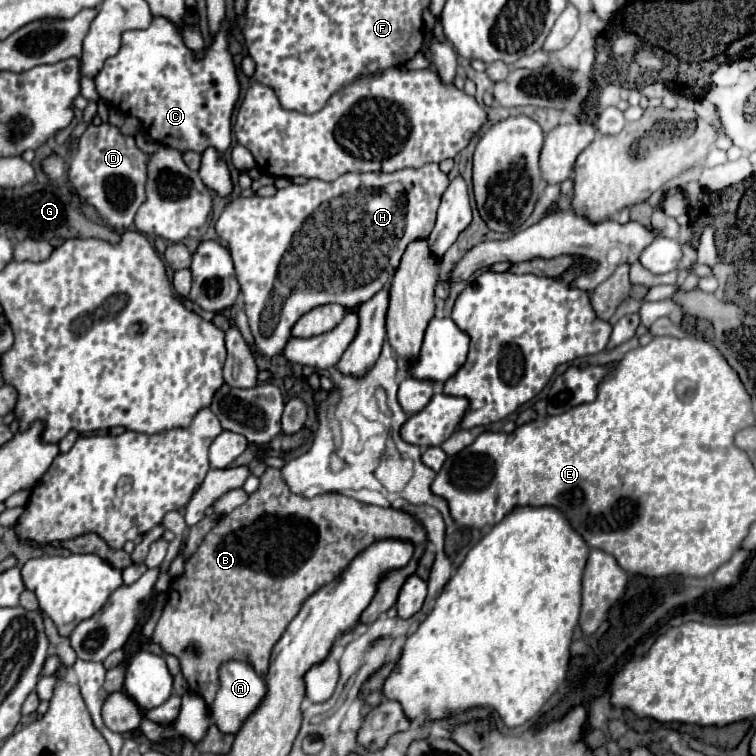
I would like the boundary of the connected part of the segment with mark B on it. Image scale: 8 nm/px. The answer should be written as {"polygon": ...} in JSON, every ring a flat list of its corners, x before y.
{"polygon":[[268,468,260,476,260,488,250,494,242,506,220,518,220,522,204,536,198,550,186,560,184,572,172,580,166,606,156,624,152,640,158,642,166,654,172,654,180,660,190,692,202,696,210,706,218,694,218,668,226,660,246,660,252,664,258,676,266,676,270,652,282,638,282,632,286,632,286,624,290,624,290,620,298,614,298,608,302,608,302,600,318,592,322,584,334,580,334,576,338,576,338,572,350,564,348,560,378,540,406,540,414,544,414,556,410,564,404,568,394,568,394,572,386,572,386,576,378,582,374,600,360,616,362,624,374,622,380,614,394,606,400,586,410,574,414,574,418,558,426,546,426,534,420,522,402,510,370,506,346,494,320,494,316,498,304,498,286,488,280,470]]}

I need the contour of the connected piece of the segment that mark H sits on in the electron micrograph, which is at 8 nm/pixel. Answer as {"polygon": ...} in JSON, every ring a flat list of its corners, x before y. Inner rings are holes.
{"polygon":[[426,164,426,168,402,168,390,174,350,172,334,182,308,180,304,186,290,184,270,198,232,200,216,222,216,232,232,254,254,346,266,358,274,358,286,348,292,326,312,308,336,302,354,310,380,292,398,268,404,248,418,236,428,236,434,228,436,210,448,182,438,164]]}

